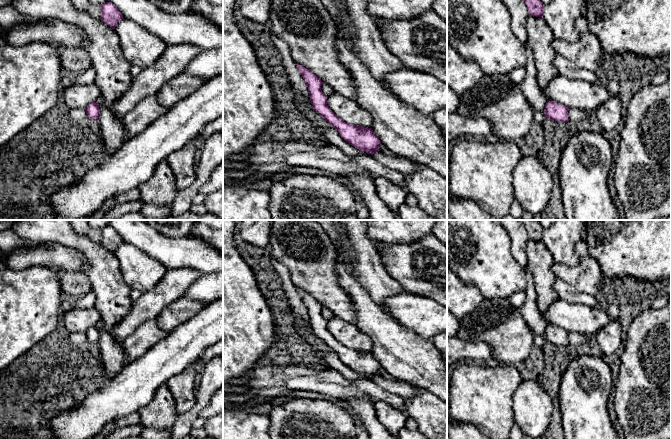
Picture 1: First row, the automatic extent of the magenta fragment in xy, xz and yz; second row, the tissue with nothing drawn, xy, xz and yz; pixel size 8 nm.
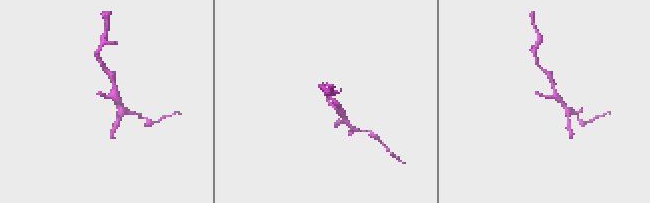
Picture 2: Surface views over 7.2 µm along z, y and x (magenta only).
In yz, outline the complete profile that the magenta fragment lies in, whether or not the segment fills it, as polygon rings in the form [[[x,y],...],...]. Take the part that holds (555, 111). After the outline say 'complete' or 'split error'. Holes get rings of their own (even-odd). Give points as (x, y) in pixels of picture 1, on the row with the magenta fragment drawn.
[[[547,101],[544,109],[544,113],[547,119],[559,121],[559,122],[568,122],[569,115],[568,111],[570,109],[560,103],[554,101]]]; complete

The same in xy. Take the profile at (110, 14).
[[[110,1],[99,6],[101,8],[101,20],[112,29],[124,18],[118,8]]]; complete

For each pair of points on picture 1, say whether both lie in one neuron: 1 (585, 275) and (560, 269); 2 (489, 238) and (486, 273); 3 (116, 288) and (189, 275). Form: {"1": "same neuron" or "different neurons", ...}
{"1": "same neuron", "2": "same neuron", "3": "different neurons"}

